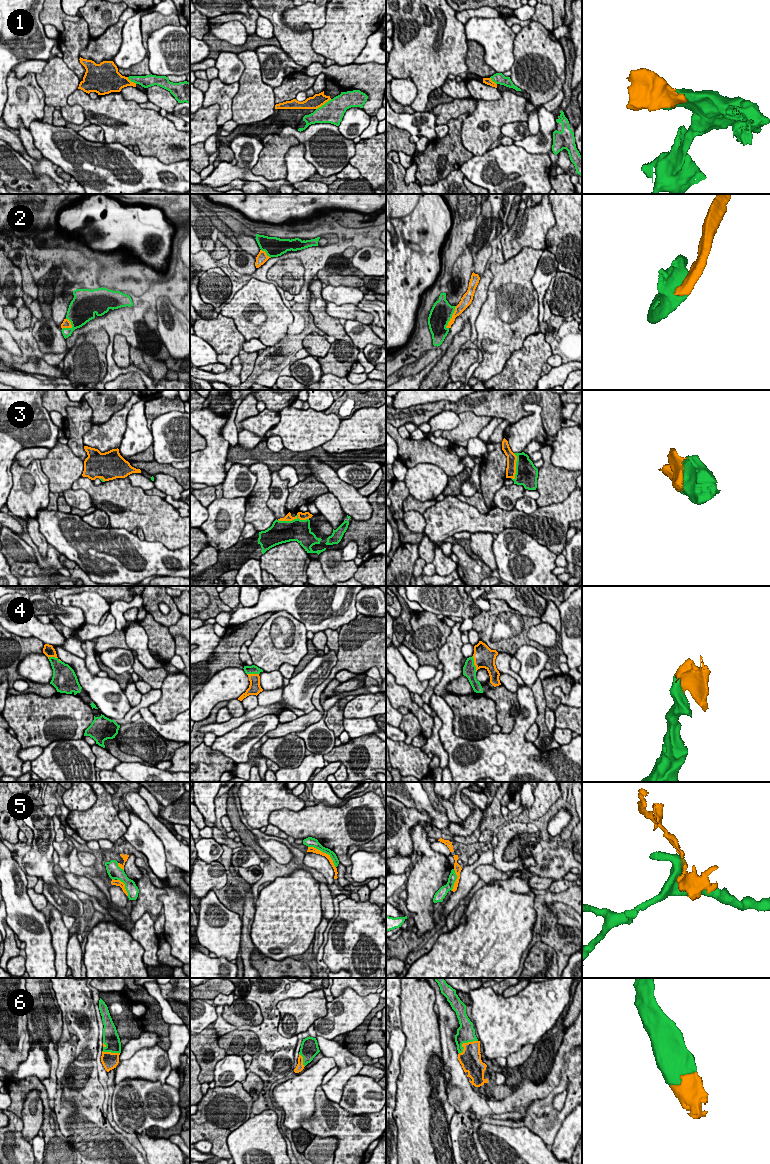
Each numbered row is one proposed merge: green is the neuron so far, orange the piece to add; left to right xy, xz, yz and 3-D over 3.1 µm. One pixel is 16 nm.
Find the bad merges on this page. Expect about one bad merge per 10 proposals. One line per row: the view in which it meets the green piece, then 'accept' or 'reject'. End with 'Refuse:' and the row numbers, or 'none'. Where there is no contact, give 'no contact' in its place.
1: contact in xz; reject
2: contact in yz; accept
3: contact in xz; accept
4: contact in yz; accept
5: contact in xz; reject
6: contact in yz; accept
Refuse: 1, 5

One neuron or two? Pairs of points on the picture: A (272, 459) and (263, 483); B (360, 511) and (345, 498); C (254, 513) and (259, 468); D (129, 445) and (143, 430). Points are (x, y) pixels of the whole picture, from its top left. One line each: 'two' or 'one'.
A: two
B: one
C: one
D: one

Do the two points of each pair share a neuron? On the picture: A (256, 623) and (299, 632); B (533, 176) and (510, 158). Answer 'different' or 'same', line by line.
A: different
B: same

